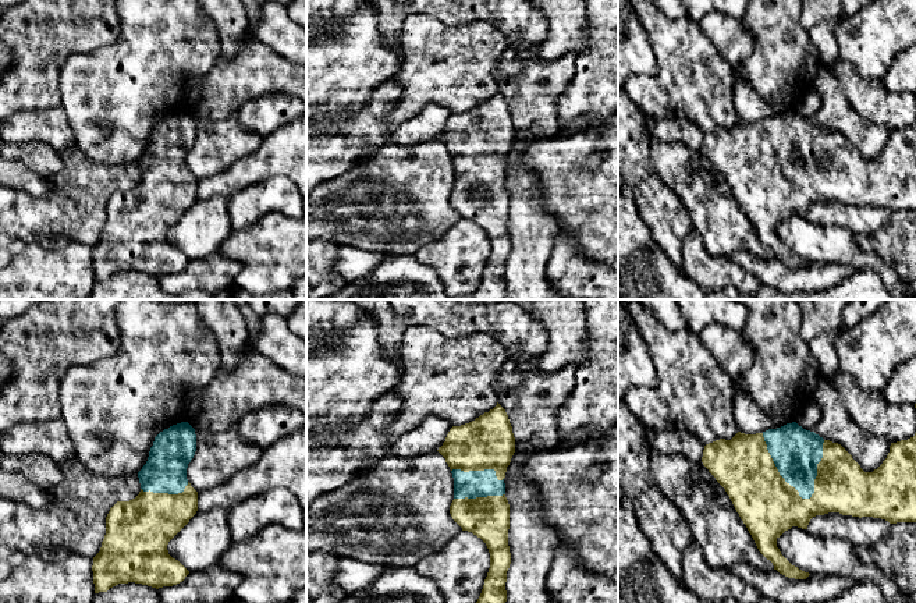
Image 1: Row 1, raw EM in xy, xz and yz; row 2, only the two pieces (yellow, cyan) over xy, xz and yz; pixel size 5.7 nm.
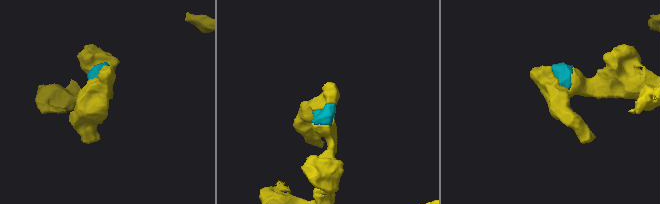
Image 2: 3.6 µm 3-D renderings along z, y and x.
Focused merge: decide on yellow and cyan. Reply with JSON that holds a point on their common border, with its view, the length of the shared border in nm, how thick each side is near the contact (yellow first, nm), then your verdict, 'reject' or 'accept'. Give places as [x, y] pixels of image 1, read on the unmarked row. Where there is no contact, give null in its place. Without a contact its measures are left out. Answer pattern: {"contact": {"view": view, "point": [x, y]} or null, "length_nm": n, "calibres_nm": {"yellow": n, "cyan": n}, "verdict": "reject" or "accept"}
{"contact": {"view": "yz", "point": [777, 158]}, "length_nm": 480, "calibres_nm": {"yellow": 340, "cyan": 280}, "verdict": "accept"}

